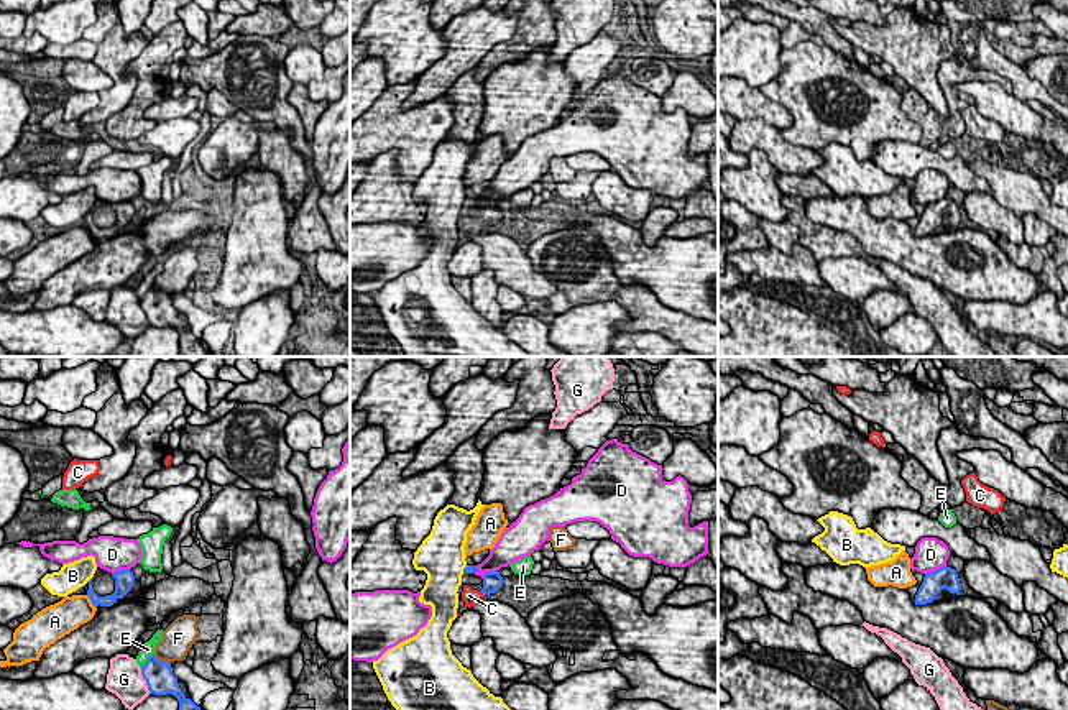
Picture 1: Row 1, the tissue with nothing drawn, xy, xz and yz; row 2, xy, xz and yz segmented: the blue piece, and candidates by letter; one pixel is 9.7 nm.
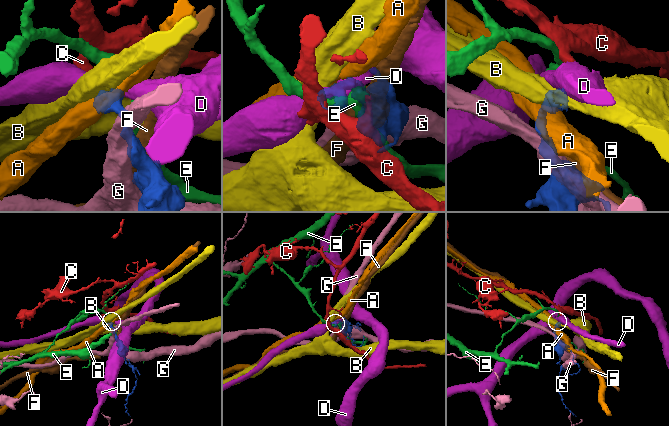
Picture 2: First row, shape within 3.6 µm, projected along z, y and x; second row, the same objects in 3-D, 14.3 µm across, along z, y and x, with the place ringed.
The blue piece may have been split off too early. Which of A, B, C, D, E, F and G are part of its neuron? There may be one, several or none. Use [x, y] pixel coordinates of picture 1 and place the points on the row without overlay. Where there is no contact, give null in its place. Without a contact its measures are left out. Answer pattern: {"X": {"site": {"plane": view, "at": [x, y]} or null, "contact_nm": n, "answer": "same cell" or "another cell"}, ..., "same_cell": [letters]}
{"A": {"site": {"plane": "xy", "at": [91, 232]}, "contact_nm": 180, "answer": "another cell"}, "B": {"site": {"plane": "xz", "at": [464, 201]}, "contact_nm": 100, "answer": "another cell"}, "C": {"site": {"plane": "xz", "at": [482, 224]}, "contact_nm": 70, "answer": "same cell"}, "D": {"site": {"plane": "yz", "at": [935, 202]}, "contact_nm": 240, "answer": "another cell"}, "E": {"site": {"plane": "xy", "at": [147, 293]}, "contact_nm": 200, "answer": "another cell"}, "F": {"site": {"plane": "xy", "at": [161, 293]}, "contact_nm": 200, "answer": "another cell"}, "G": {"site": {"plane": "xy", "at": [145, 311]}, "contact_nm": 260, "answer": "another cell"}, "same_cell": ["C"]}

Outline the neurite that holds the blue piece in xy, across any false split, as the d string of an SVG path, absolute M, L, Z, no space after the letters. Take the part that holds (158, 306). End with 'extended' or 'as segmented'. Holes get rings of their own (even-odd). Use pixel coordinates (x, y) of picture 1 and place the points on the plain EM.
M153 288L141 299L141 307L146 312L150 325L166 327L171 325L179 334L179 355L177 357L214 357L209 353L200 339L187 330L177 316L177 309L173 306L171 296L159 293Z; as segmented

